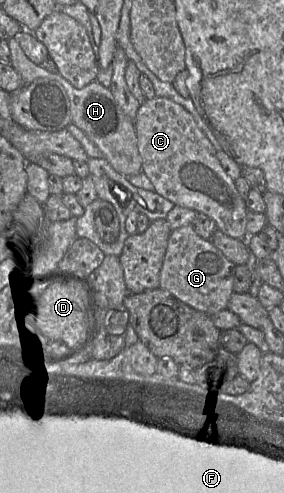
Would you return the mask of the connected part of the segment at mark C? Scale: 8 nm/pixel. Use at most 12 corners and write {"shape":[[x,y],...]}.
{"shape":[[167,97],[134,120],[156,193],[247,240],[248,208],[192,115]]}

